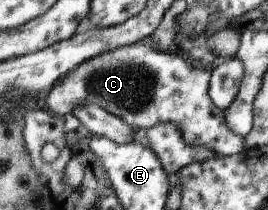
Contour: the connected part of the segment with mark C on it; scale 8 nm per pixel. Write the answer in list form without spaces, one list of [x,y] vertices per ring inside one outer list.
[[[141,40],[82,63],[55,85],[47,97],[46,107],[54,113],[64,116],[74,115],[75,109],[79,105],[93,103],[93,105],[104,107],[117,117],[122,117],[143,133],[162,123],[175,123],[183,131],[183,141],[189,147],[207,147],[219,156],[237,155],[245,150],[245,136],[236,135],[231,131],[225,121],[223,109],[219,108],[210,98],[210,81],[213,74],[214,66],[212,65],[194,67],[178,53],[161,50],[158,46],[149,45]]]

